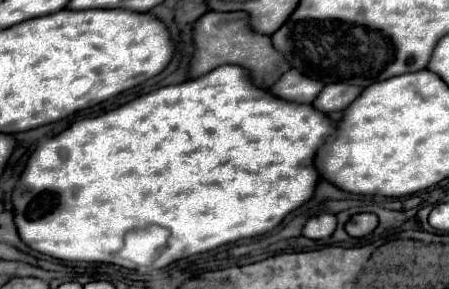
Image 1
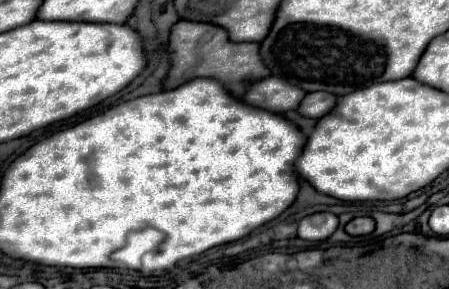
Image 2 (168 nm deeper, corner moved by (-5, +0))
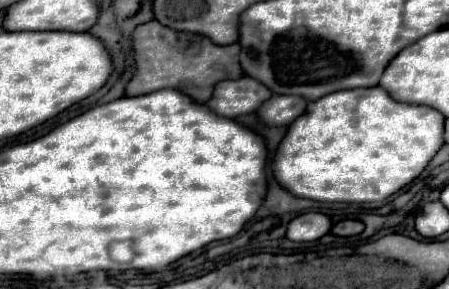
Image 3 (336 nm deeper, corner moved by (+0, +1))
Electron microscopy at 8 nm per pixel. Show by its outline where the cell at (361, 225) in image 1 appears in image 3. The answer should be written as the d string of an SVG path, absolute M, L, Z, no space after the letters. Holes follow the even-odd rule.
M341 220L331 228L335 236L357 236L363 230L365 230L365 224L361 220Z

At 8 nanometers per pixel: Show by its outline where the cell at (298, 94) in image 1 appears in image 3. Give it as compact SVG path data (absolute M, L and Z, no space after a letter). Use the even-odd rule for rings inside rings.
M239 78L239 80L223 80L215 86L213 98L207 102L207 106L227 118L237 118L243 114L253 114L259 110L263 102L267 102L273 96L267 86L261 82L255 82L255 78Z

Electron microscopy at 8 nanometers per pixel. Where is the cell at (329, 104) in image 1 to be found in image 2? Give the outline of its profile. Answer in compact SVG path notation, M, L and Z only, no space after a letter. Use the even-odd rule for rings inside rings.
M306 93L304 99L298 105L298 113L304 115L304 117L318 119L320 115L324 115L324 111L328 111L328 107L332 107L332 103L336 103L334 95L328 95L328 93Z

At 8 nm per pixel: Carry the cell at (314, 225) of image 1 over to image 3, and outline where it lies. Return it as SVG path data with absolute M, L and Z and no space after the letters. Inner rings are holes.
M305 212L295 216L289 222L287 228L287 238L293 242L313 242L319 240L321 236L329 234L331 230L331 218L321 214L321 212Z

